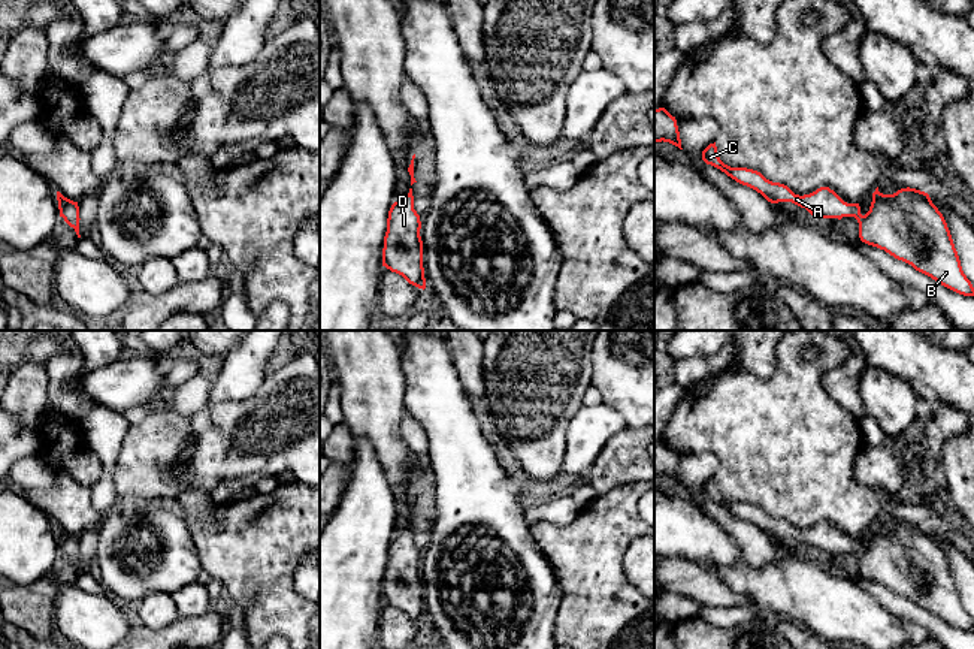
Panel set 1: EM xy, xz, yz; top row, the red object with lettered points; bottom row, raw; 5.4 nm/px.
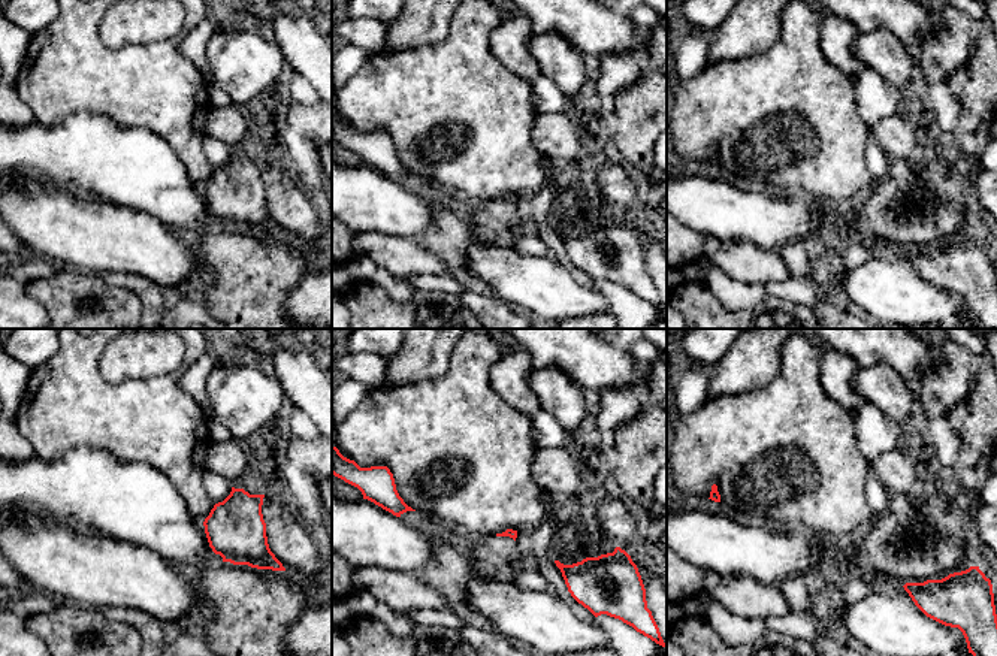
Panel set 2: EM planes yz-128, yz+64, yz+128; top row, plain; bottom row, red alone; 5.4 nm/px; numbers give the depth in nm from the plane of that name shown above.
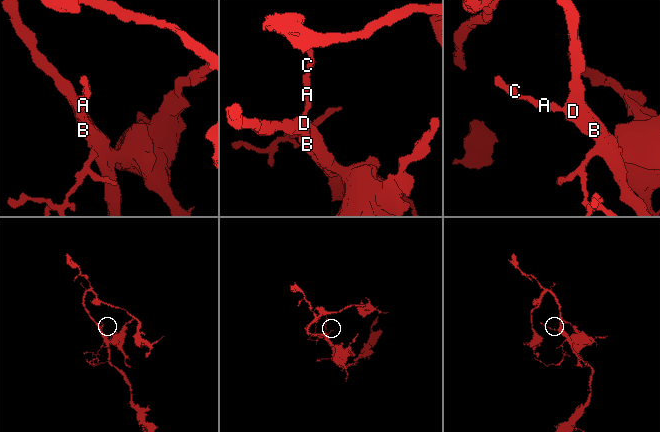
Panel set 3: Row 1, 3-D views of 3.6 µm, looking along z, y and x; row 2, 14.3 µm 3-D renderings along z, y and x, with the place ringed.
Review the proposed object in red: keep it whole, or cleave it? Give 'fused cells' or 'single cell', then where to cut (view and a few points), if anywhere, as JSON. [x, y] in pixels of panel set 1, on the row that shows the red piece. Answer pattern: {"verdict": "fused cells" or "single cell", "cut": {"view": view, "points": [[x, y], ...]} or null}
{"verdict": "single cell", "cut": null}

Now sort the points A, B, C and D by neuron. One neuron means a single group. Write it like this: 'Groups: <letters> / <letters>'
Groups: A B C D

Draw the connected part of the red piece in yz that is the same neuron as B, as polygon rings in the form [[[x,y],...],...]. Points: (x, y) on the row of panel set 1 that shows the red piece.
[[[716,142],[702,151],[702,160],[756,190],[771,203],[792,202],[805,208],[814,218],[854,217],[862,242],[884,250],[959,295],[974,296],[947,223],[928,193],[907,187],[893,194],[883,194],[877,187],[869,211],[862,215],[859,203],[844,202],[829,187],[799,196],[757,170],[730,167],[720,160]]]

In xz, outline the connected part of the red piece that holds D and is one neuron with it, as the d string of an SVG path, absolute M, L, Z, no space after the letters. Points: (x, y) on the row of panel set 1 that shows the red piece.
M412 188L388 211L382 266L402 275L409 284L426 289L423 268L421 221L414 209Z

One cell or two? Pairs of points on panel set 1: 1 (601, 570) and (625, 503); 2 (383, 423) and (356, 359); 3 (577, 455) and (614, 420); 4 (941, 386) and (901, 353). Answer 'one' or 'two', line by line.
1: one
2: one
3: one
4: one

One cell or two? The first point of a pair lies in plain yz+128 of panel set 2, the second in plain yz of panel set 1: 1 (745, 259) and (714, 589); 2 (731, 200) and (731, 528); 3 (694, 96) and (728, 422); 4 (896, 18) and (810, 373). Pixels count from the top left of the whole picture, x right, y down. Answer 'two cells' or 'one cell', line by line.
1: one cell
2: two cells
3: one cell
4: two cells

